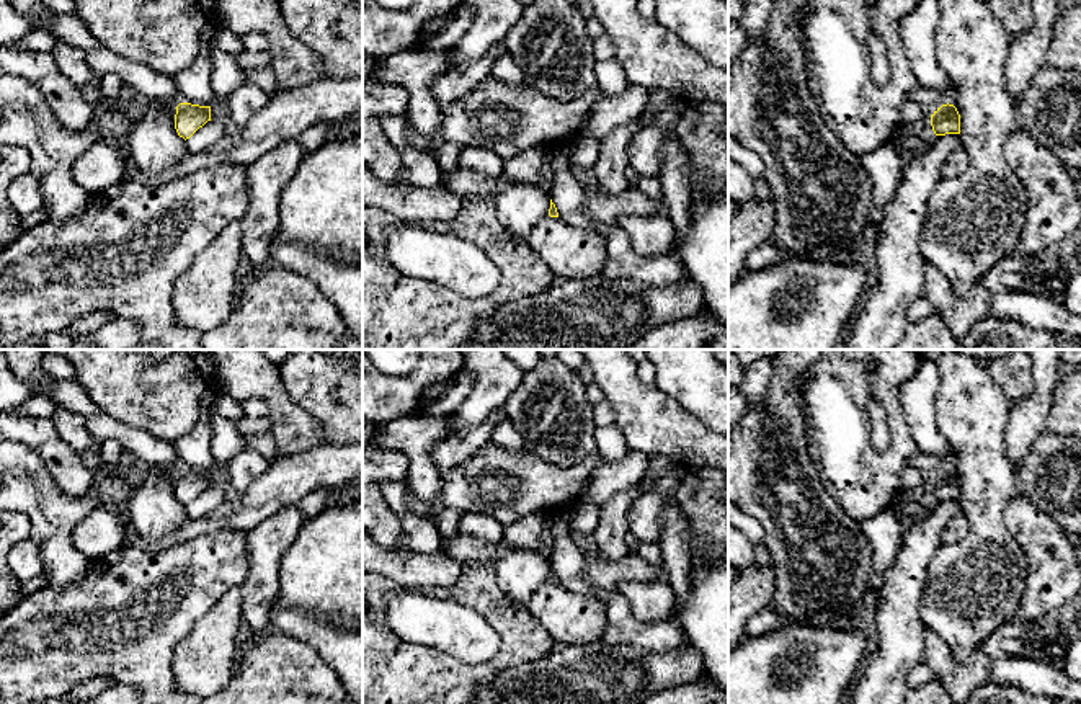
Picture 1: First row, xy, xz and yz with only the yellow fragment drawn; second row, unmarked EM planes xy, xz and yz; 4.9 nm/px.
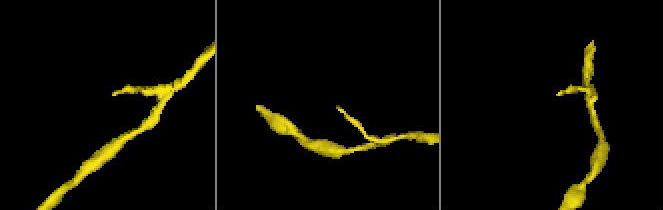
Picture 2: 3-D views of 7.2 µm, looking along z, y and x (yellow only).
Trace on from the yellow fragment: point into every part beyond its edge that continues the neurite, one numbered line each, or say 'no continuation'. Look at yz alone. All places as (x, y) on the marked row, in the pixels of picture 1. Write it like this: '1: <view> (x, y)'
1: yz (915, 138)

